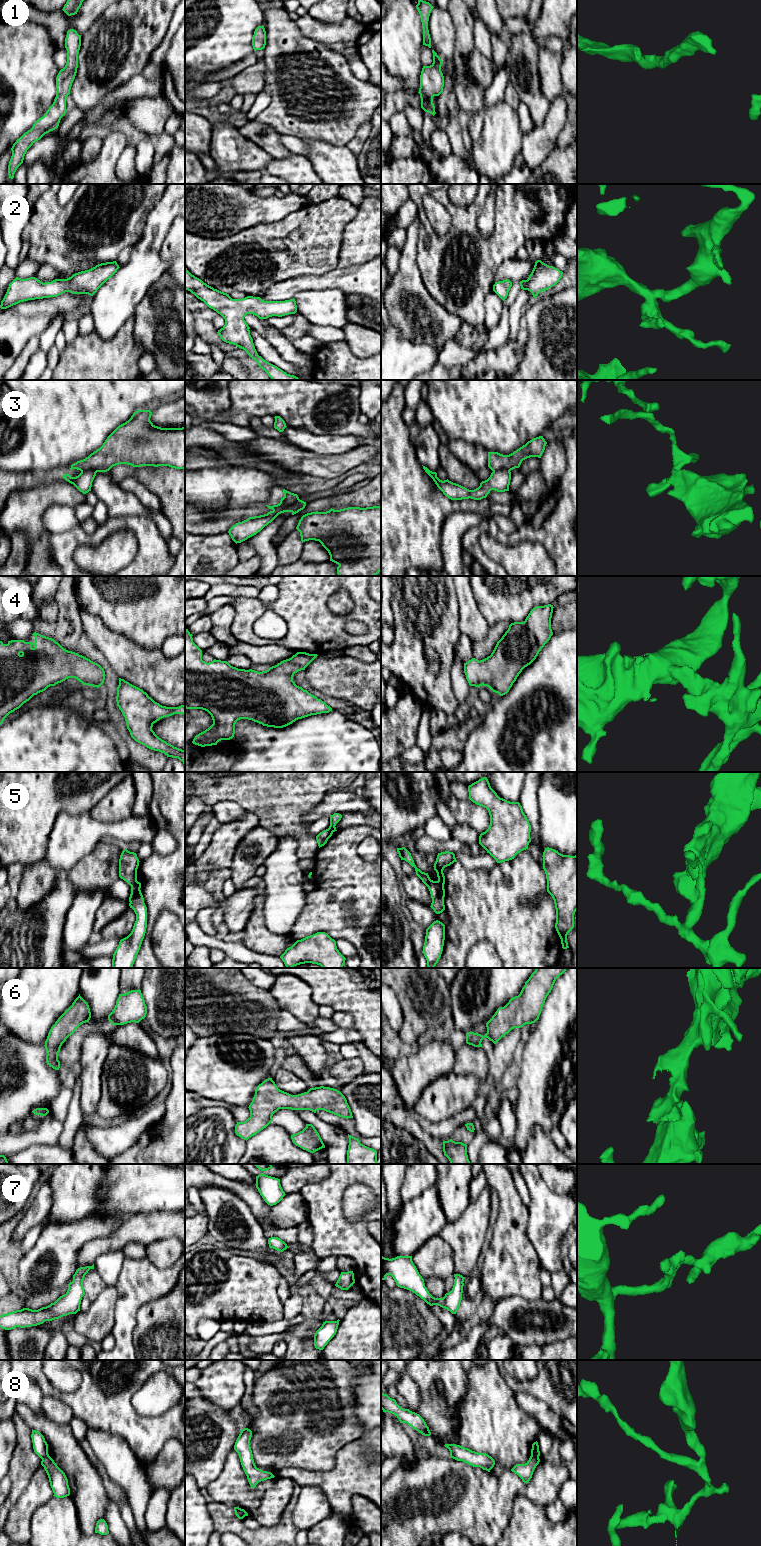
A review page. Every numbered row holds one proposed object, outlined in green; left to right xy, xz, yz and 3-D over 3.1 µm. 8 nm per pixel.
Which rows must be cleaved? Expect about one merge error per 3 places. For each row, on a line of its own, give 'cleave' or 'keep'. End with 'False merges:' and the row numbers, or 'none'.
1: keep
2: keep
3: cleave
4: keep
5: cleave
6: keep
7: keep
8: cleave
False merges: 3, 5, 8

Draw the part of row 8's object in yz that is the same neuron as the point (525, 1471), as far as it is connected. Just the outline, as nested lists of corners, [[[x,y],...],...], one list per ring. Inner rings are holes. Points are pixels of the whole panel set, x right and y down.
[[[530,1456],[525,1464],[516,1464],[511,1471],[517,1474],[524,1483],[529,1483],[532,1478],[536,1466],[539,1464],[540,1459],[535,1456]]]

